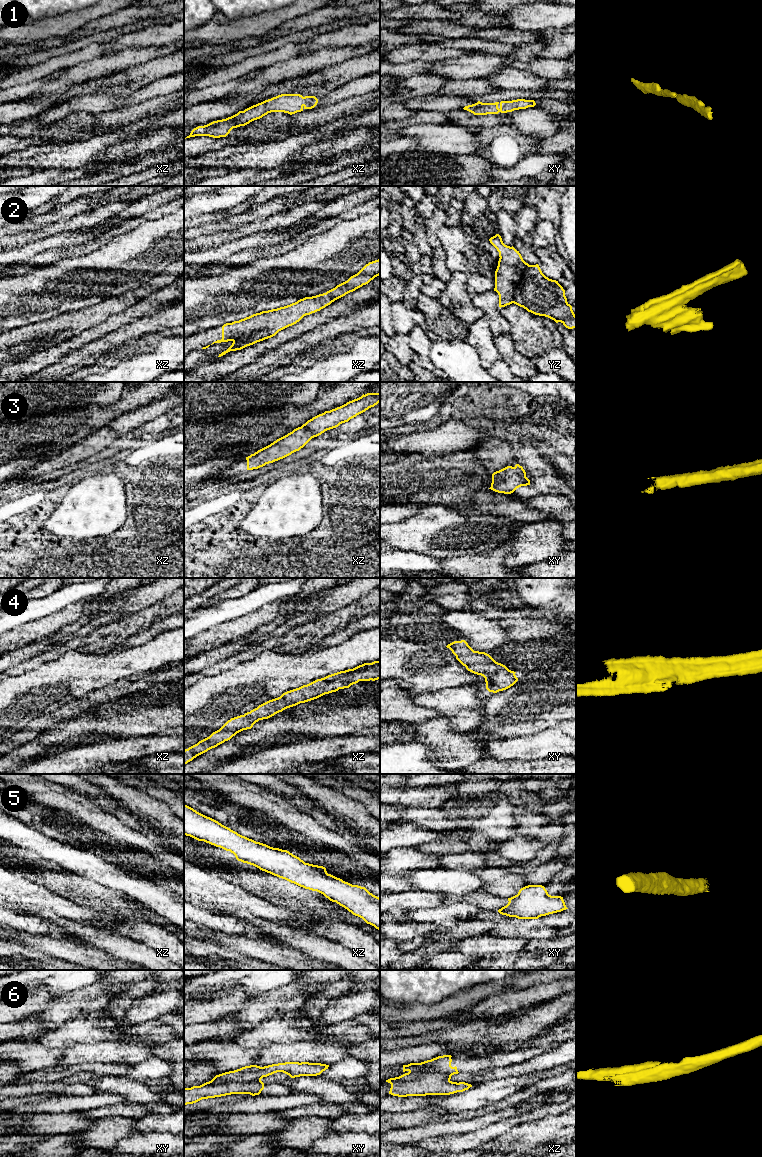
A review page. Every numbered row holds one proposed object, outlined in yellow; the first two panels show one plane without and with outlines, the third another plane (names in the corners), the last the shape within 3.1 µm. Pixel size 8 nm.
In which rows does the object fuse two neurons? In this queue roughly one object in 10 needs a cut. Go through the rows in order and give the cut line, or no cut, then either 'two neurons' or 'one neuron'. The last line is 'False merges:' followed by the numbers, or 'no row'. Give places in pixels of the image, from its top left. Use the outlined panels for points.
1: cut none; one neuron
2: cut none; one neuron
3: cut none; one neuron
4: cut none; one neuron
5: cut none; one neuron
6: cut xy (260, 1079), (244, 1082), (209, 1082); two neurons
False merges: 6

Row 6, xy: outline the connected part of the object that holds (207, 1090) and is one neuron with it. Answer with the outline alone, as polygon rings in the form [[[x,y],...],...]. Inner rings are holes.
[[[261,1080],[237,1083],[218,1083],[206,1082],[200,1086],[184,1088],[184,1105],[196,1103],[202,1099],[221,1097],[231,1094],[250,1094],[259,1095],[264,1089]]]

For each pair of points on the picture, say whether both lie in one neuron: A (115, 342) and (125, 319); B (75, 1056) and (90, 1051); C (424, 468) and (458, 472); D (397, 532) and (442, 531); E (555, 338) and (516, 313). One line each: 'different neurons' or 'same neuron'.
A: different neurons
B: same neuron
C: same neuron
D: same neuron
E: same neuron

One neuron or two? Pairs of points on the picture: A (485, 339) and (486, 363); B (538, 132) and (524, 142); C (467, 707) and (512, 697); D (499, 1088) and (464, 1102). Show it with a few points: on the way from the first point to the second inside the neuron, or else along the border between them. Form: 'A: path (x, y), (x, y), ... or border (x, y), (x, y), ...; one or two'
A: path (485, 345), (486, 357); one
B: border (520, 133), (530, 137); two
C: border (485, 699), (482, 705), (485, 718), (478, 726); two
D: path (490, 1092), (473, 1099); one

